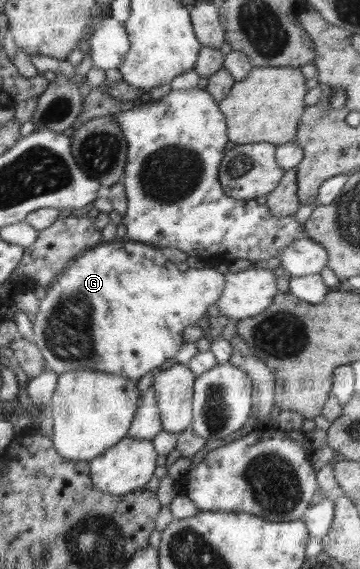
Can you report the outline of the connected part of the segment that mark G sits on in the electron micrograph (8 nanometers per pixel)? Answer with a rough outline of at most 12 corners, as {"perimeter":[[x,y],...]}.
{"perimeter":[[100,243],[46,289],[58,375],[139,381],[219,300],[214,267]]}

